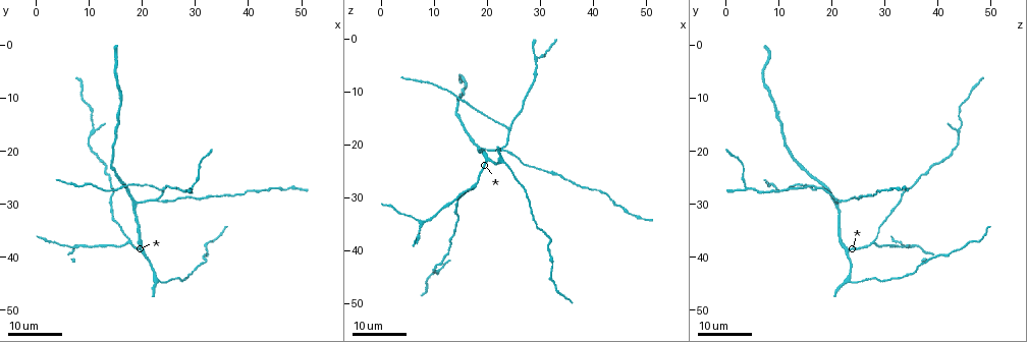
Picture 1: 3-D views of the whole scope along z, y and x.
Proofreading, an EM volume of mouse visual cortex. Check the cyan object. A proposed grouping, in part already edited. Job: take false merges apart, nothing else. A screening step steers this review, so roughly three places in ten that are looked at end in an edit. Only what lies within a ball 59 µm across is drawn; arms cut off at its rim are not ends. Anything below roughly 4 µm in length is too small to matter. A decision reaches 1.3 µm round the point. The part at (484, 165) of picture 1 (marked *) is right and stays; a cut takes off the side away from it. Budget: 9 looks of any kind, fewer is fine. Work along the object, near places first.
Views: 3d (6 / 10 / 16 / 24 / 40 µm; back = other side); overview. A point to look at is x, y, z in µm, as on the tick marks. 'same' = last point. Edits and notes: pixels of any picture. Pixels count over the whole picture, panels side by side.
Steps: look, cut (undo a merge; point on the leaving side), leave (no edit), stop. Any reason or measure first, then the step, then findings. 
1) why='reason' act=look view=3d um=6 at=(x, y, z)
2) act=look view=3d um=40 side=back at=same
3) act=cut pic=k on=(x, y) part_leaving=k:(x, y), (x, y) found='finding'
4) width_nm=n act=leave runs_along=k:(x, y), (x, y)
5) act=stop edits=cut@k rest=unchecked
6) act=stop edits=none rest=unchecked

why='three-way junction' act=look view=3d um=16 at=(20.5, 39.0, 22.5)

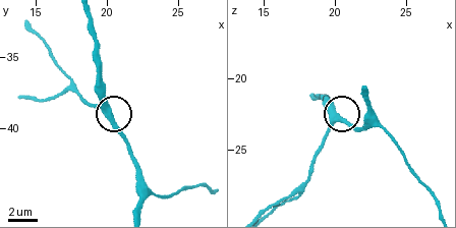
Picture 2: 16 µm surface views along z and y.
act=look view=3d um=10 at=(20.0, 38.8, 22.8)

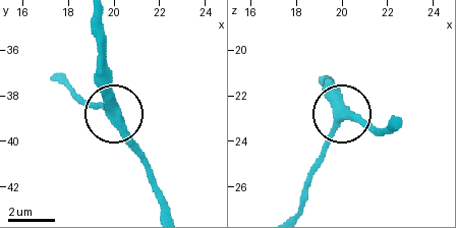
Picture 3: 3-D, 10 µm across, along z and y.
width_nm=390 act=leave runs_along=3:(329, 134), (341, 113), (358, 115), (374, 128) found='continuous, no second neuron'

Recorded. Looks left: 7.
why='three arms meet' act=look view=3d um=16 at=(17.0, 37.5, 27.5)

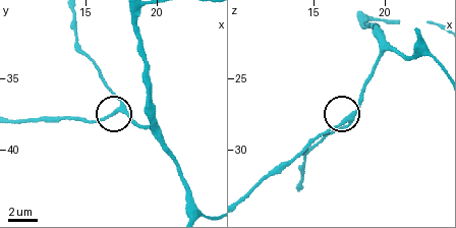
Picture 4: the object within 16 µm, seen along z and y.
act=look view=3d um=6 at=(17.6, 37.0, 28.0)

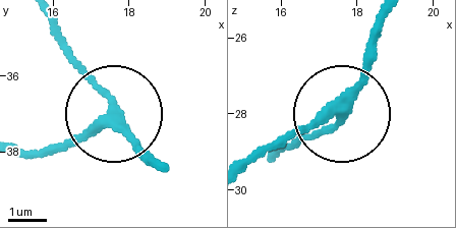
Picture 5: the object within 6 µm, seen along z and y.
act=leave runs_along=5:(161, 168), (106, 113), (42, 149) found='one neuron here'

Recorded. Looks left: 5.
why='branch point' act=look view=3d um=16 at=(23.0, 29.5, 20.5)

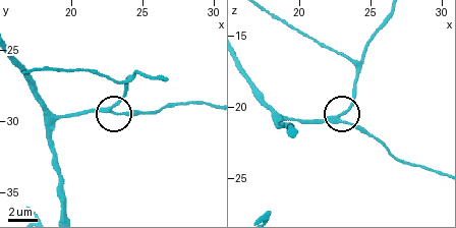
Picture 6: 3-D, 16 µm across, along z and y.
act=look view=3d um=6 at=(22.8, 29.4, 20.8)

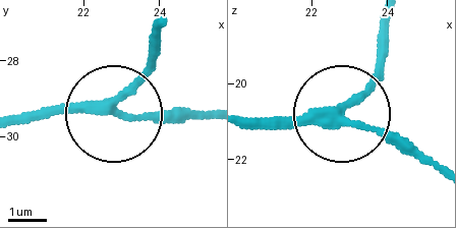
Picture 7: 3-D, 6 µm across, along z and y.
width_nm=250 act=leave found='continuous, no second neuron'

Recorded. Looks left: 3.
why='two arms in line, one across' act=look view=3d um=16 at=(24.5, 27.0, 17.5)

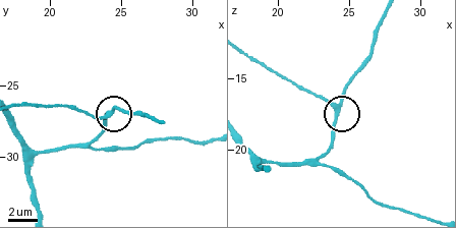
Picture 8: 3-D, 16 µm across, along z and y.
act=look view=3d um=10 at=(24.2, 27.0, 17.2)

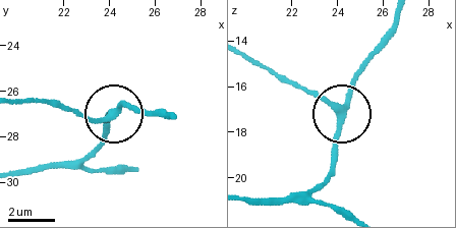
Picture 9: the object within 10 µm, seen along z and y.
why='zoom in' act=look view=3d um=6 at=(24.3, 27.2, 17.1)

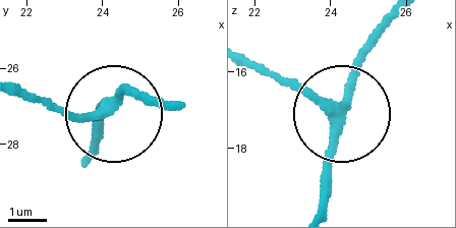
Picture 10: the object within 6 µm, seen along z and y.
arms=3 act=leave runs_along=10:(320, 203), (336, 119), (248, 60) found='continuous, no second neuron'

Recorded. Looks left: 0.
act=stop edits=none rest=unchecked

